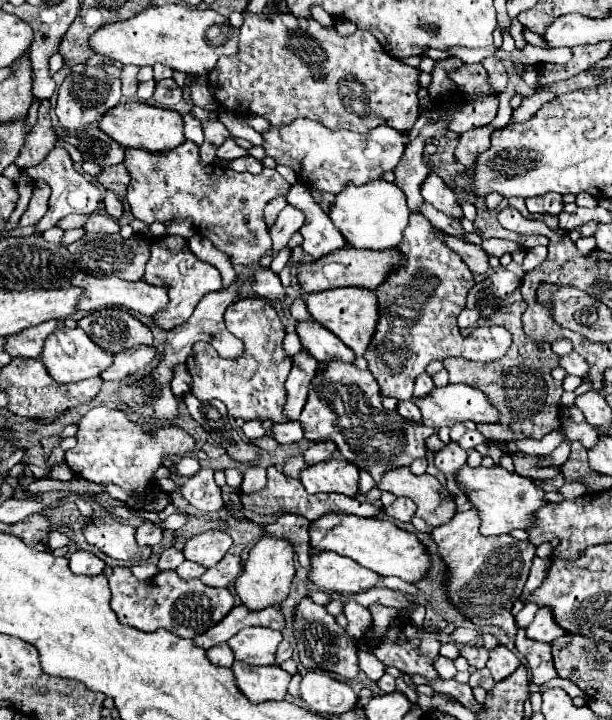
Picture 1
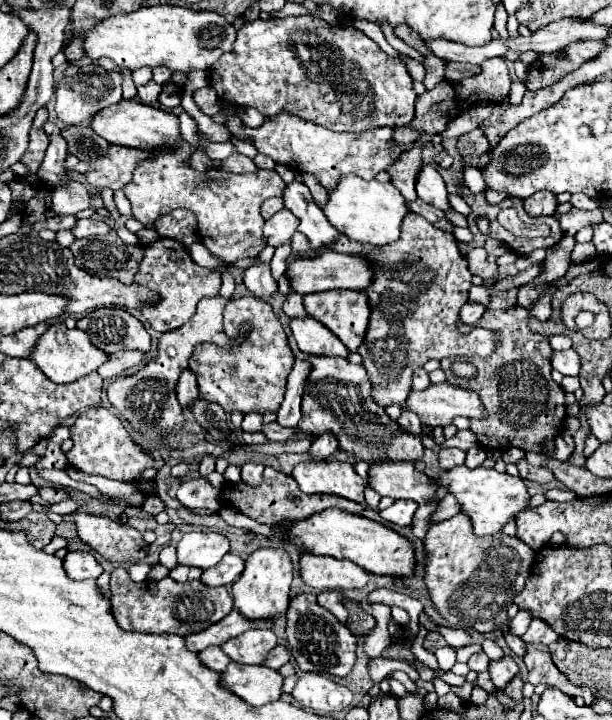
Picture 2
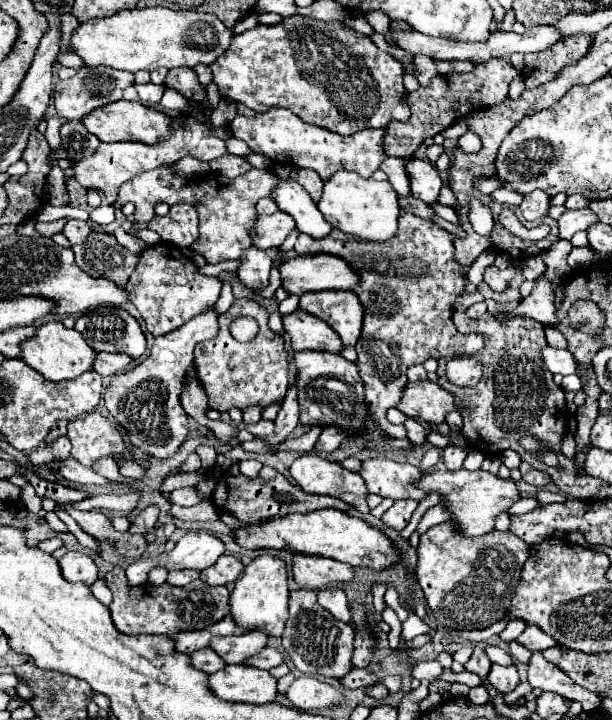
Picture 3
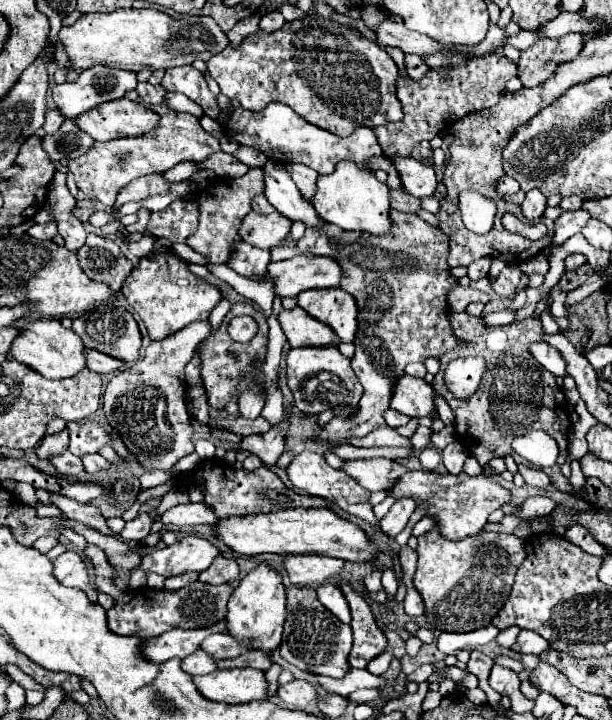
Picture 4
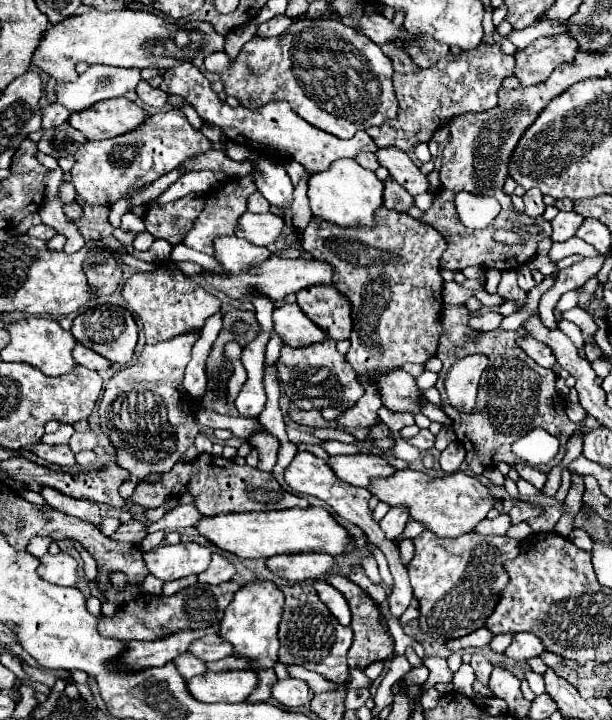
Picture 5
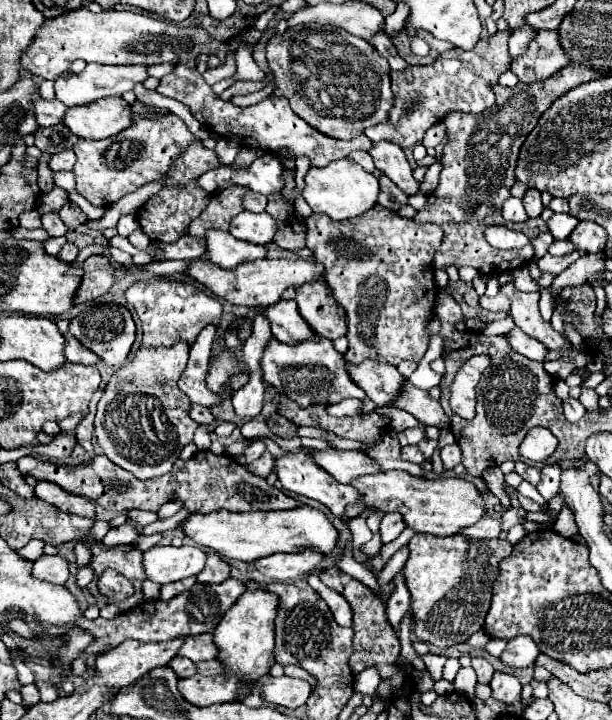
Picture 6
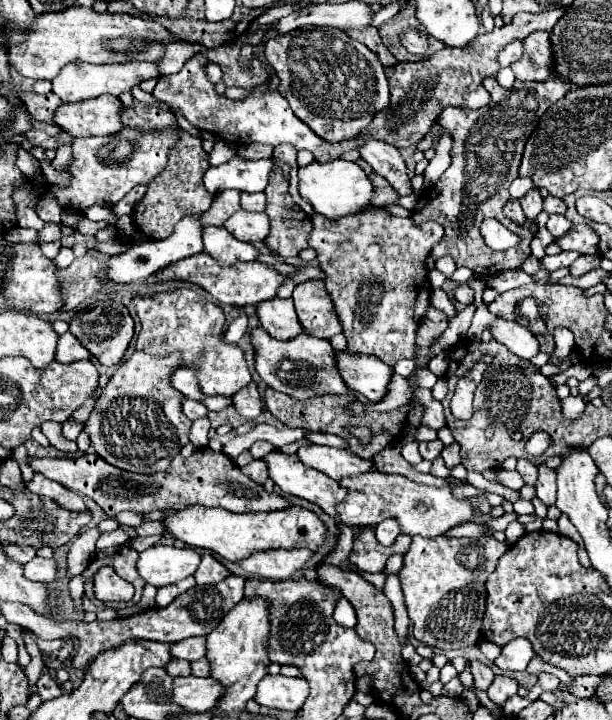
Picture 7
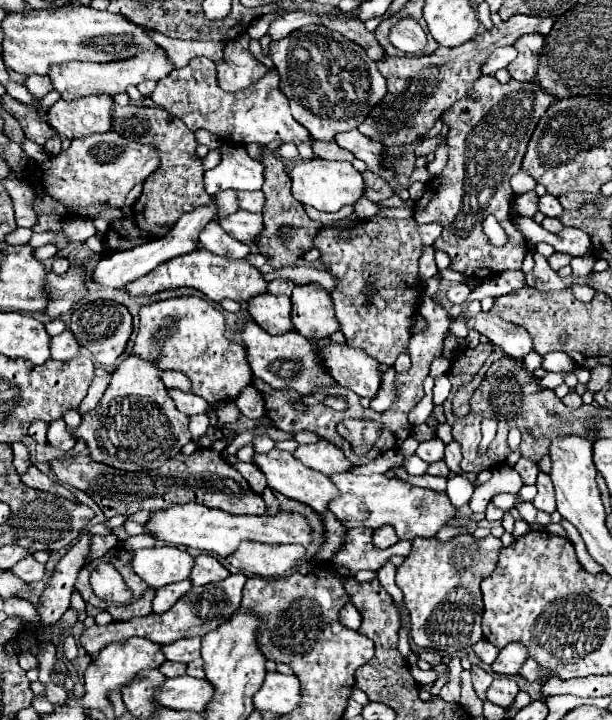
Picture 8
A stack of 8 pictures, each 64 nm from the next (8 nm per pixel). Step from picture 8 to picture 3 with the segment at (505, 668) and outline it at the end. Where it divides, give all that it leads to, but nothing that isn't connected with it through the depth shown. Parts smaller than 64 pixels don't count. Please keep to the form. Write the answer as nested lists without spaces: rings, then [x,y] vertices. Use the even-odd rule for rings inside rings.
[[[528,626],[520,636],[518,636],[518,644],[526,646],[530,652],[538,652],[538,650],[546,650],[552,648],[556,642],[552,640],[552,636]]]

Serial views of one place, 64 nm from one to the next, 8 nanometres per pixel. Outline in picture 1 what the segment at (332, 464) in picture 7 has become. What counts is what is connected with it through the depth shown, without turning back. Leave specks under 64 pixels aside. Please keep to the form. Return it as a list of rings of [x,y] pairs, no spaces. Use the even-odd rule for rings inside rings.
[[[408,466],[384,472],[384,476],[376,484],[376,488],[380,488],[382,492],[392,492],[394,496],[406,496],[406,498],[416,502],[418,510],[412,516],[412,526],[416,528],[416,532],[432,532],[432,528],[448,522],[456,512],[456,502],[448,500],[448,490],[434,476],[430,476],[430,474],[416,476],[416,474],[410,472]]]

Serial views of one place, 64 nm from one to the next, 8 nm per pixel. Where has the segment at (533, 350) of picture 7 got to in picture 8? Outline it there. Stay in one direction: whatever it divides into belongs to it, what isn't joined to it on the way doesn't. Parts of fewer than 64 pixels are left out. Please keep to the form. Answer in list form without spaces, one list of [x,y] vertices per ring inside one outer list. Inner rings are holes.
[[[468,300],[456,306],[448,308],[448,320],[456,322],[456,320],[464,320],[468,324],[470,330],[476,330],[480,334],[484,334],[492,344],[500,346],[508,356],[512,358],[524,358],[528,352],[532,352],[532,338],[528,336],[528,332],[512,322],[506,322],[498,316],[480,312],[476,316],[468,316],[466,314],[466,306]]]

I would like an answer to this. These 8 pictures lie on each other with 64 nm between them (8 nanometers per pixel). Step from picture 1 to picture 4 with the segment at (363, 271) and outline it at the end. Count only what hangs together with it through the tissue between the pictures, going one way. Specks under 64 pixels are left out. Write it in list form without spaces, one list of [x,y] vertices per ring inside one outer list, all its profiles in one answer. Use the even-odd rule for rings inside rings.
[[[294,256],[292,260],[270,262],[266,282],[274,284],[274,296],[298,296],[310,288],[340,286],[340,266],[320,256]]]

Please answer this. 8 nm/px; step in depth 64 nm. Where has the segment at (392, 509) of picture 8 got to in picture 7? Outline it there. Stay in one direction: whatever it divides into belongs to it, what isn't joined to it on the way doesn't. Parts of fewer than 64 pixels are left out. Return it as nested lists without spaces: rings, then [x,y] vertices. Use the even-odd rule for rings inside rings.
[[[366,472],[360,476],[346,476],[338,482],[342,488],[348,490],[346,498],[336,506],[340,520],[350,526],[374,526],[386,518],[394,518],[400,524],[400,534],[408,536],[440,536],[456,524],[464,524],[472,518],[474,506],[470,500],[456,500],[450,494],[450,486],[446,488],[432,488],[424,484],[416,484],[398,474],[384,474],[384,472]]]

